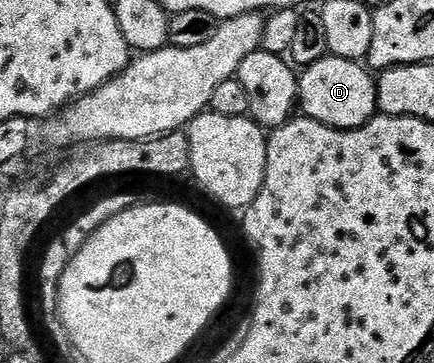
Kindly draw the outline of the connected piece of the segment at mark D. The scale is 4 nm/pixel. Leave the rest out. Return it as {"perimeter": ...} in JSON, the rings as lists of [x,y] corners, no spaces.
{"perimeter":[[[330,55],[322,57],[298,74],[298,104],[302,112],[314,121],[331,125],[335,129],[360,129],[366,121],[376,116],[379,108],[375,90],[376,78],[370,75],[372,76],[360,62]]]}

